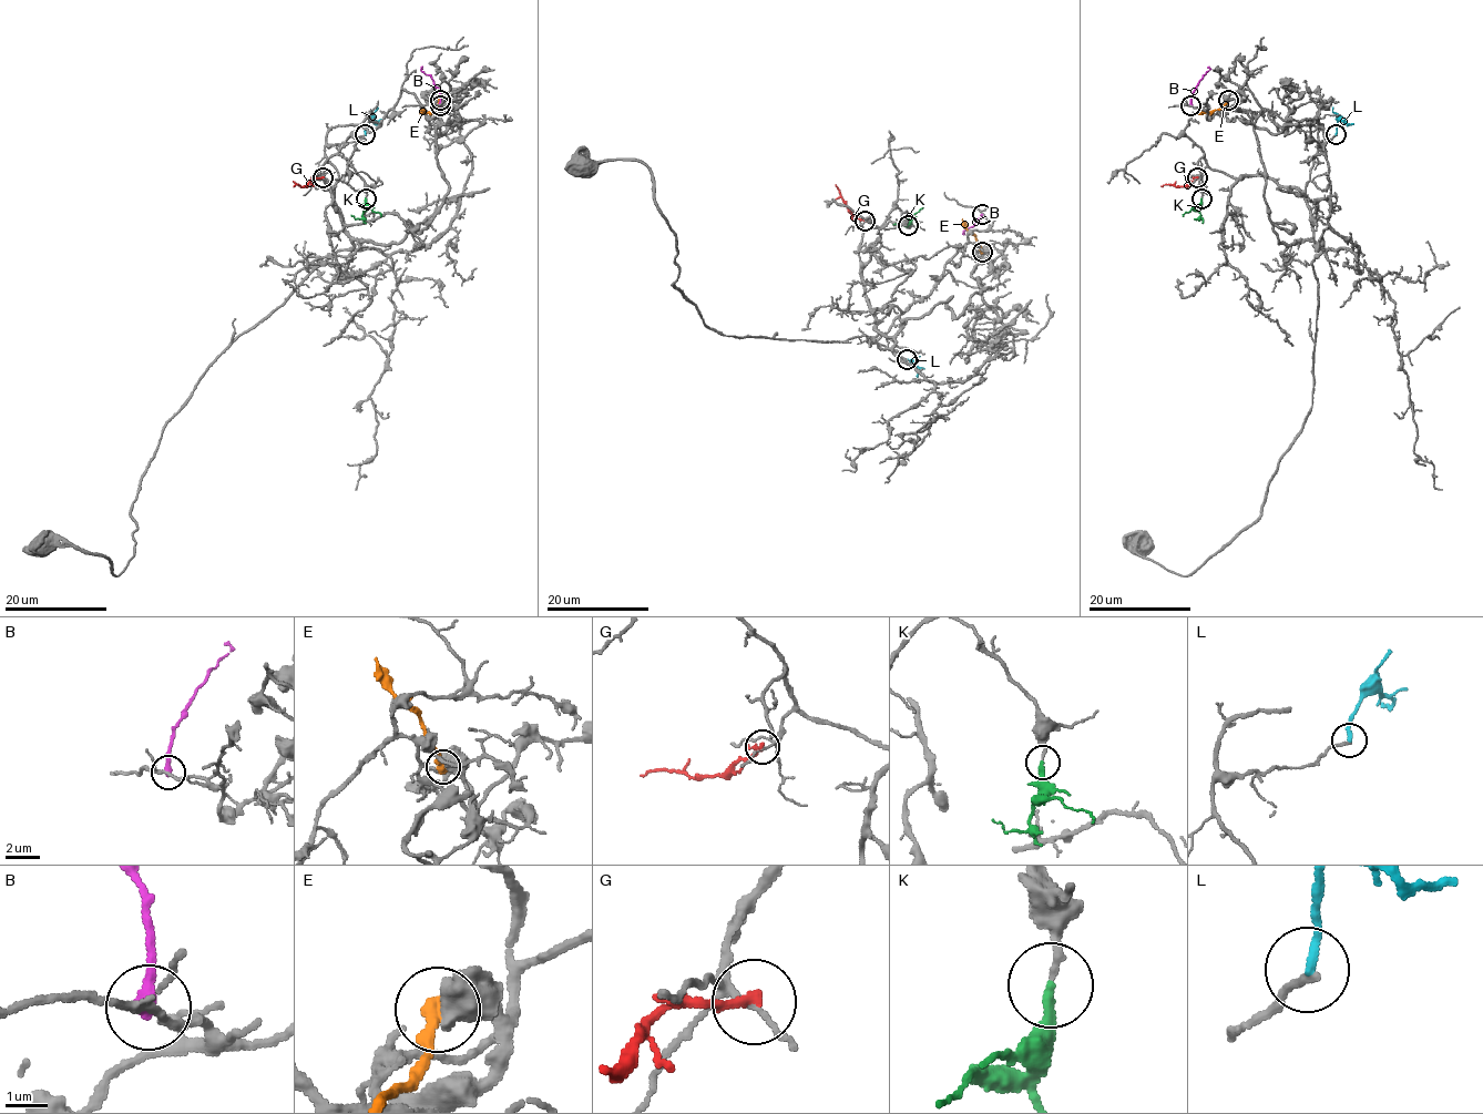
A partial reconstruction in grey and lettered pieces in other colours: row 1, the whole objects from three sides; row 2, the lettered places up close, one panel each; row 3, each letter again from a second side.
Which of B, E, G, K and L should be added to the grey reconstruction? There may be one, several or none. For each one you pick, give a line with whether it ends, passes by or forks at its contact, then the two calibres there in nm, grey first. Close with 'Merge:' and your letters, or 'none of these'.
K: it ends; calibres 170 and 280 nm
Merge: K

